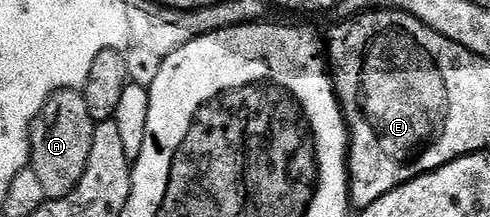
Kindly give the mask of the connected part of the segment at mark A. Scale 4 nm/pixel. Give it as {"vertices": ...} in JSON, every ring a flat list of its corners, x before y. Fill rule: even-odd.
{"vertices":[[79,91,55,92,46,102,46,106,36,116,32,129,28,132,30,141,30,169,37,175,40,190,45,201,61,200,78,182,82,182,82,174,86,174,86,162,90,162,90,142,94,142,94,130,97,121,90,118,90,110,86,110,86,102]]}

